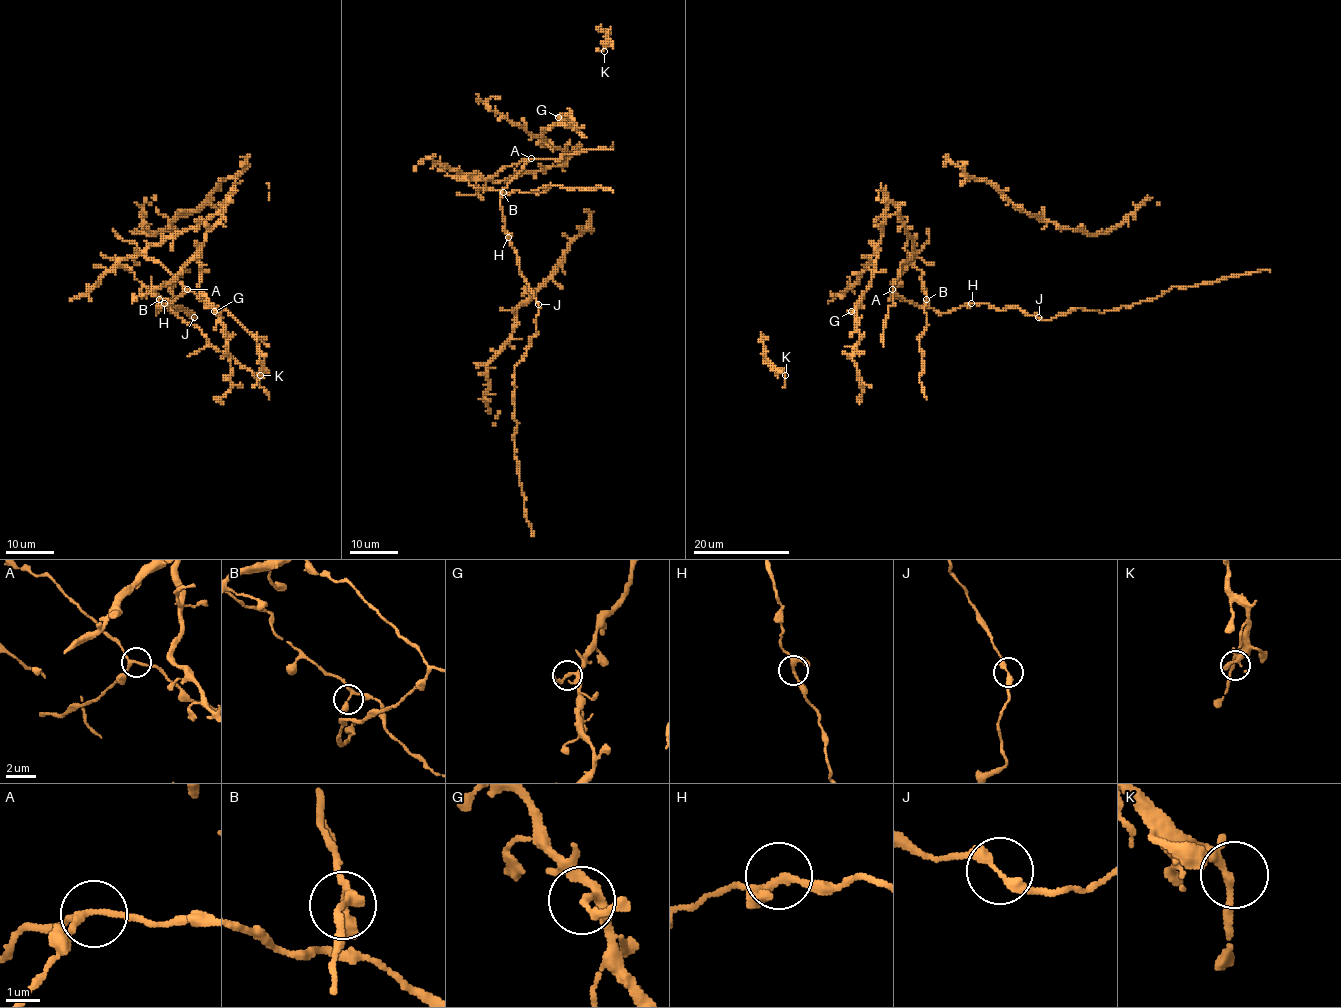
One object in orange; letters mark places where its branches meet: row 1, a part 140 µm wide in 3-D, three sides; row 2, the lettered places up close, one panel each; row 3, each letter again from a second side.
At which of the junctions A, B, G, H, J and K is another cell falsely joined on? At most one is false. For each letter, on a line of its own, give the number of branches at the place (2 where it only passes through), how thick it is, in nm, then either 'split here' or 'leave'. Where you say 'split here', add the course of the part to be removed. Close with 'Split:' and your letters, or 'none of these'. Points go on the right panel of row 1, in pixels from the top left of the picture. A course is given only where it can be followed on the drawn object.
A: 3 | 170 nm | leave
B: 3 | 200 nm | leave
G: 3 | 180 nm | leave
H: 3 | 240 nm | leave
J: 2 | 280 nm | leave
K: 3 | 200 nm | leave
Split: none of these

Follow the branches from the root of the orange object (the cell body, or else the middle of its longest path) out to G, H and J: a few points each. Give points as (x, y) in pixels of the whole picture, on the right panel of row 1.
G: (898, 271), (901, 264), (910, 259), (915, 244), (897, 213), (890, 215), (883, 226), (872, 282), (851, 311)
H: (898, 271), (893, 291), (917, 306), (929, 306), (937, 312), (949, 313), (971, 303)
J: (898, 271), (893, 291), (917, 306), (949, 313), (965, 304), (983, 303), (999, 310), (1015, 306), (1039, 317)

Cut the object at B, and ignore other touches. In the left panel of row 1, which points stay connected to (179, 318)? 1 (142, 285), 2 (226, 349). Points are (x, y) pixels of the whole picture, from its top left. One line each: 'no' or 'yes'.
1: yes
2: no

